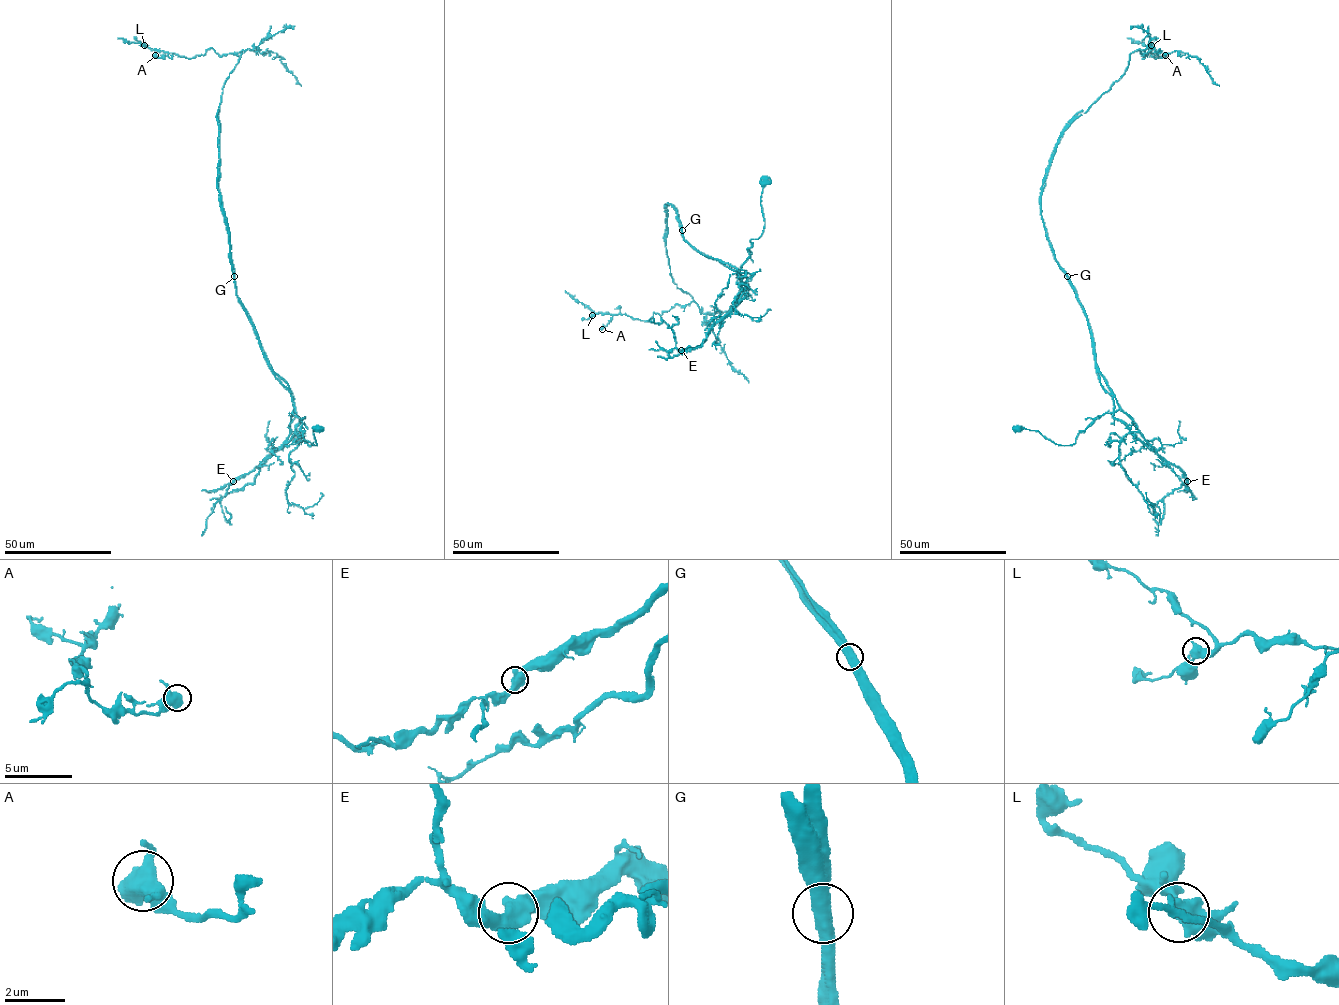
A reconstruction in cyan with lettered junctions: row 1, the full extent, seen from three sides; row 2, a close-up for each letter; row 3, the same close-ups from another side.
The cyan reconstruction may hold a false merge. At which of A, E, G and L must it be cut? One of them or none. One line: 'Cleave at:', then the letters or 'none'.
Cleave at: G

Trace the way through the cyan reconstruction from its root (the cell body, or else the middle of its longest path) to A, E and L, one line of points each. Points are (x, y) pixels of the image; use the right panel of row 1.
A: (1017, 428), (1072, 445), (1113, 412), (1041, 188), (1064, 127), (1129, 56), (1165, 55)
E: (1017, 428), (1038, 430), (1056, 444), (1072, 445), (1095, 419), (1112, 412), (1149, 449), (1175, 464), (1187, 481)
L: (1017, 428), (1072, 445), (1113, 412), (1041, 188), (1064, 127), (1133, 52), (1156, 58), (1151, 45)

